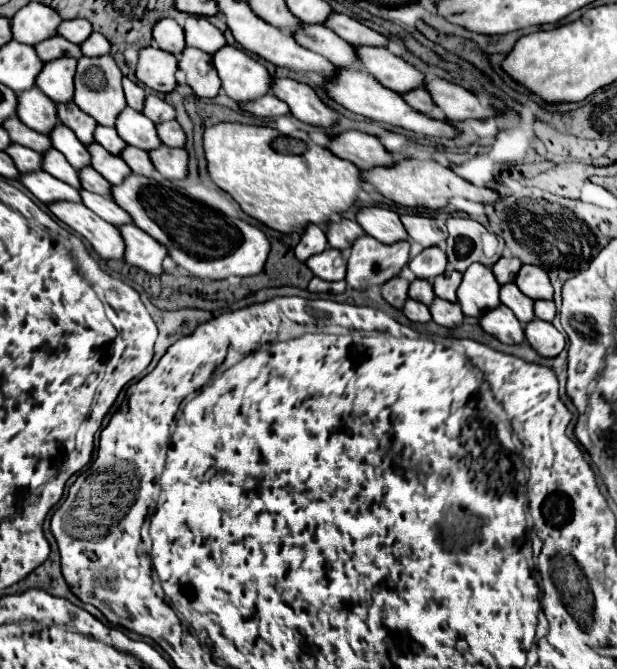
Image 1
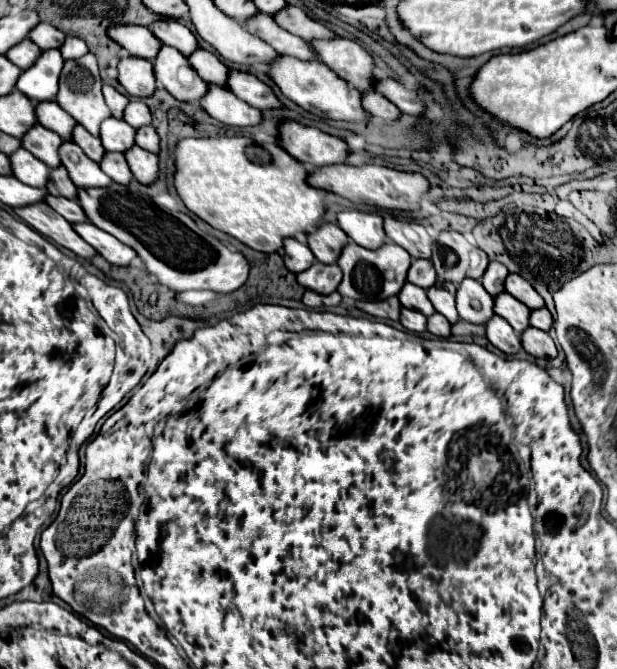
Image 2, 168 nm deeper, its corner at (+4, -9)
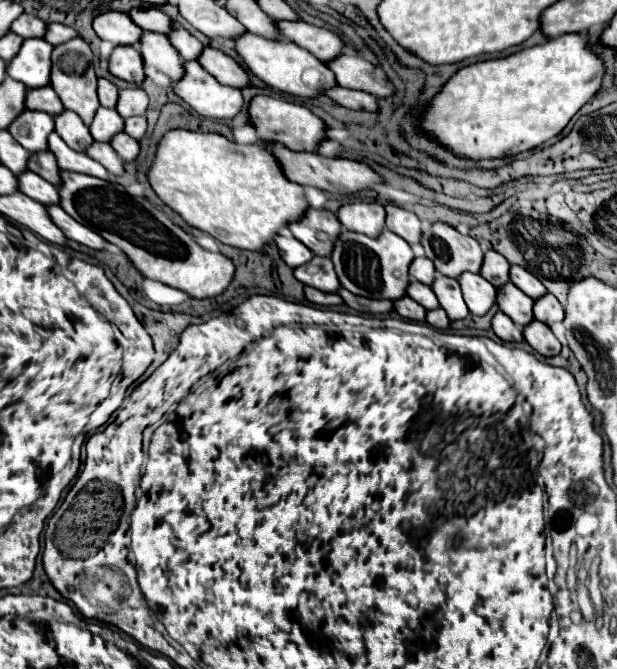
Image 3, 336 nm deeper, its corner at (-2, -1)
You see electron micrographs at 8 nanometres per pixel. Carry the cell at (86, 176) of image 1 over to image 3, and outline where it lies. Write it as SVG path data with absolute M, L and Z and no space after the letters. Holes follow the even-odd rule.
M38 152L30 156L30 164L28 170L36 172L38 176L42 176L44 180L48 180L50 184L60 186L62 178L60 178L60 168L56 164L56 156L52 152Z

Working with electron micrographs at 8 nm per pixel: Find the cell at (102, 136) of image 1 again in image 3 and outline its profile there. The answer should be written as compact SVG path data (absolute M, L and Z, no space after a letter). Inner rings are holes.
M64 110L58 118L54 118L54 124L56 124L56 132L62 136L62 140L78 152L86 152L90 148L90 144L94 142L90 128L82 122L82 118L76 112Z

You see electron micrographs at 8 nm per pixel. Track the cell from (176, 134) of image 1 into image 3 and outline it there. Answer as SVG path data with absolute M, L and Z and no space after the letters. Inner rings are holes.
M134 116L134 118L128 118L128 120L126 120L126 128L124 128L124 132L130 134L132 138L142 140L144 134L146 134L146 130L148 130L146 116Z

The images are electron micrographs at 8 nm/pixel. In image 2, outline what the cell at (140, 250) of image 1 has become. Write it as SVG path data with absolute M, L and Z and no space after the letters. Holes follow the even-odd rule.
M88 222L72 224L72 228L76 234L80 234L82 240L86 240L86 244L92 244L92 248L96 248L96 252L114 266L128 266L130 260L136 258L136 252L132 252L132 248L128 248L126 244L122 244L108 232L96 228Z

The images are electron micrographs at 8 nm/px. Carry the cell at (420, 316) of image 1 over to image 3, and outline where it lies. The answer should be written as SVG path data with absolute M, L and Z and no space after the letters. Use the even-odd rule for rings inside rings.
M408 296L398 298L394 302L394 310L406 320L414 320L414 322L424 322L426 320L426 308L422 308L418 302L414 302Z

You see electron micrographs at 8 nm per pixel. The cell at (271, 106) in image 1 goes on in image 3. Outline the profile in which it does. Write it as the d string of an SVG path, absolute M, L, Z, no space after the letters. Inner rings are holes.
M186 62L186 76L180 82L172 82L172 86L178 96L206 118L234 118L244 106L238 88L220 84L198 62Z

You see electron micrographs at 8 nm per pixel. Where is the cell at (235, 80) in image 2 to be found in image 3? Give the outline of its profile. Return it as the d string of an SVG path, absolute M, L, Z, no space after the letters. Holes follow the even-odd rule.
M206 48L202 52L202 58L198 58L198 62L212 74L218 76L220 84L226 86L234 86L234 88L248 88L250 86L250 78L248 72L228 54L214 50L214 48Z

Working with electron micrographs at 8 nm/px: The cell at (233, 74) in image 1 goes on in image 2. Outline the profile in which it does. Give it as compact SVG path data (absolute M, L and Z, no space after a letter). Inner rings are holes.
M202 48L194 50L188 56L188 64L194 68L194 72L210 84L218 84L218 86L226 86L228 80L228 66L224 66L218 56L214 56L212 52L206 52Z

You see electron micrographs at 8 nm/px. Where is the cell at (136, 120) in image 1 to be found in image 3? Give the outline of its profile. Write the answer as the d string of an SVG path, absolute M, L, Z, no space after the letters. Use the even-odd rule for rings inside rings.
M98 108L94 122L90 124L90 134L96 142L110 142L118 132L124 130L124 118L110 108Z

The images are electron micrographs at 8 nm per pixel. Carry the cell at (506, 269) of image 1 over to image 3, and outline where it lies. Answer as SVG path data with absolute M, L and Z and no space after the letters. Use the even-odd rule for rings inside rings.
M488 250L484 254L484 264L480 268L480 274L494 286L494 288L500 288L502 284L506 284L510 278L508 278L508 270L510 270L510 264L508 260L494 252L494 250Z

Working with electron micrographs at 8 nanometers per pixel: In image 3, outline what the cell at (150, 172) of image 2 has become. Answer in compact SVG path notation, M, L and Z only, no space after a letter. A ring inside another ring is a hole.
M120 132L118 136L114 136L114 142L110 142L114 146L114 150L120 154L120 158L124 162L132 162L138 158L140 154L140 144L138 140L134 140L132 136L128 136L126 132Z

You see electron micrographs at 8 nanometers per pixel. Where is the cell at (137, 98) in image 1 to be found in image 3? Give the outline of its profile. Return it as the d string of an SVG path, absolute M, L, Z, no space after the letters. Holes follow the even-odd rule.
M98 78L98 98L104 108L114 108L118 102L118 94L120 94L120 90L116 84L112 84L106 78Z

